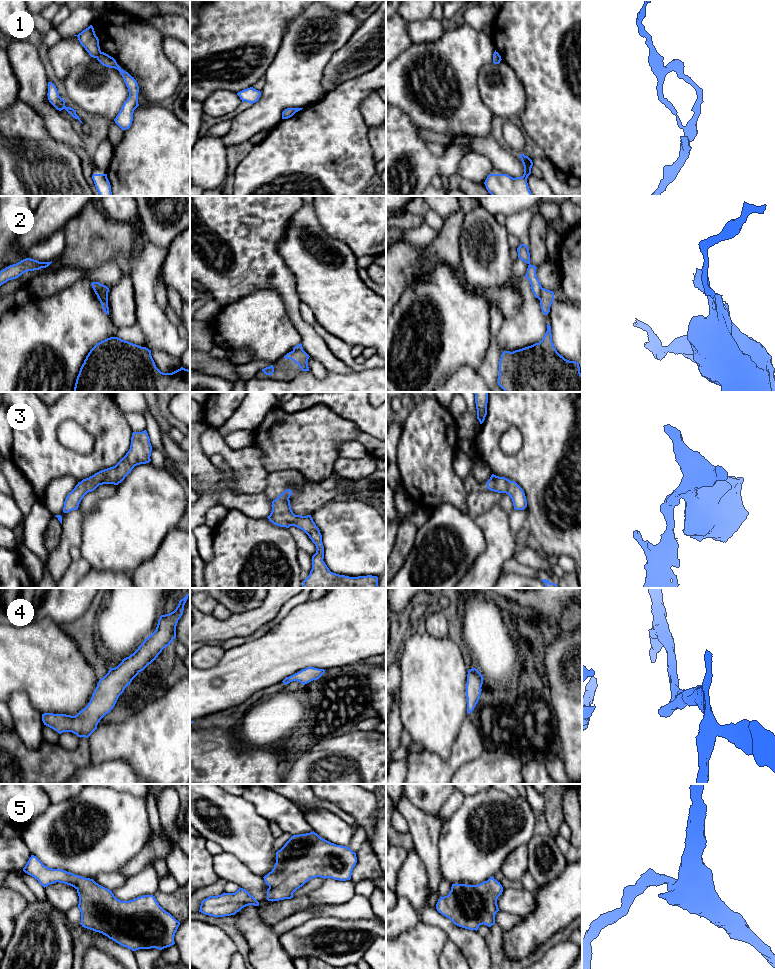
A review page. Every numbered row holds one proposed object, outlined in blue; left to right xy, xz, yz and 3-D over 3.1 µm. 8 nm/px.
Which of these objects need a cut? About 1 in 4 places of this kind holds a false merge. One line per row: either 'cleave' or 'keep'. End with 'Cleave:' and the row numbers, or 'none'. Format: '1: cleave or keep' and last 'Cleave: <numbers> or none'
1: cleave
2: cleave
3: keep
4: keep
5: keep
Cleave: 1, 2

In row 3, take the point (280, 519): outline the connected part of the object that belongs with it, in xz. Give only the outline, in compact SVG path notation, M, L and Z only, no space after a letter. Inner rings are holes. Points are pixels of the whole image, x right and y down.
M286 489L272 501L272 511L267 517L270 522L280 527L295 526L303 530L316 546L316 553L312 556L312 569L303 581L302 588L379 588L378 577L367 575L349 577L339 575L329 570L324 559L322 535L311 515L295 515L291 509L290 496L292 490Z

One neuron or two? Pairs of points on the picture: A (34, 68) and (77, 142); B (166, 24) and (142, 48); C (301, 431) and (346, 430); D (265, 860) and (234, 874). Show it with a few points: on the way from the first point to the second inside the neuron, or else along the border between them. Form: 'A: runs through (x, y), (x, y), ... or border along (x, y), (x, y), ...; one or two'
A: runs through (34, 87), (34, 94), (39, 103), (58, 124); one
B: border along (145, 20), (161, 35); two
C: runs through (312, 431), (335, 430); one
D: border along (230, 853), (255, 874), (262, 877); two

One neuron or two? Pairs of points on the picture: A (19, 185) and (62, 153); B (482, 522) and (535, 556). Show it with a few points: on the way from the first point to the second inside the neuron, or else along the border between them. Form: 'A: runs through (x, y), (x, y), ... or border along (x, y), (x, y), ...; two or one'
A: runs through (30, 185), (51, 164); one
B: border along (518, 547), (513, 557); two

